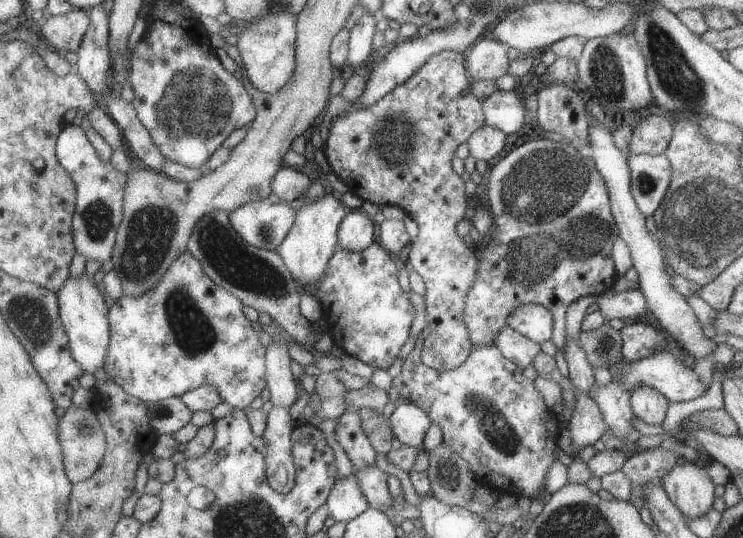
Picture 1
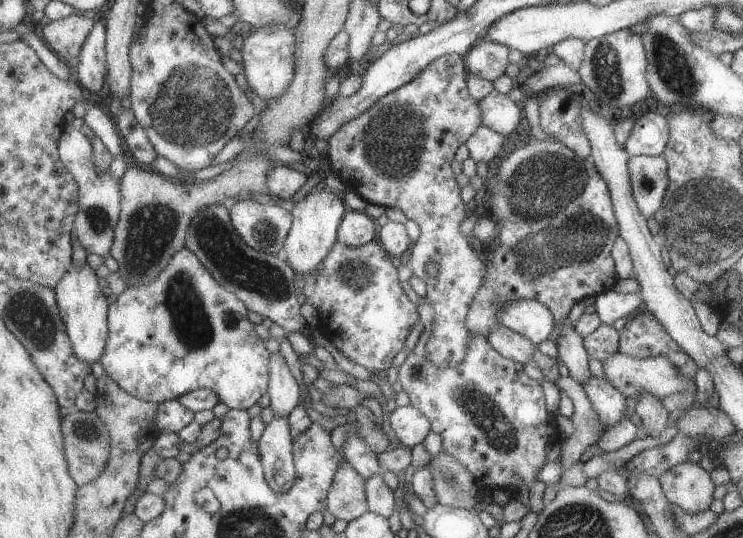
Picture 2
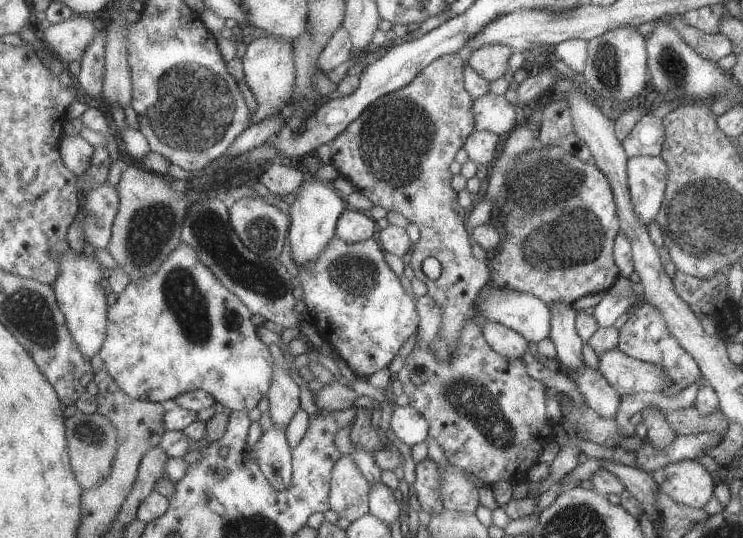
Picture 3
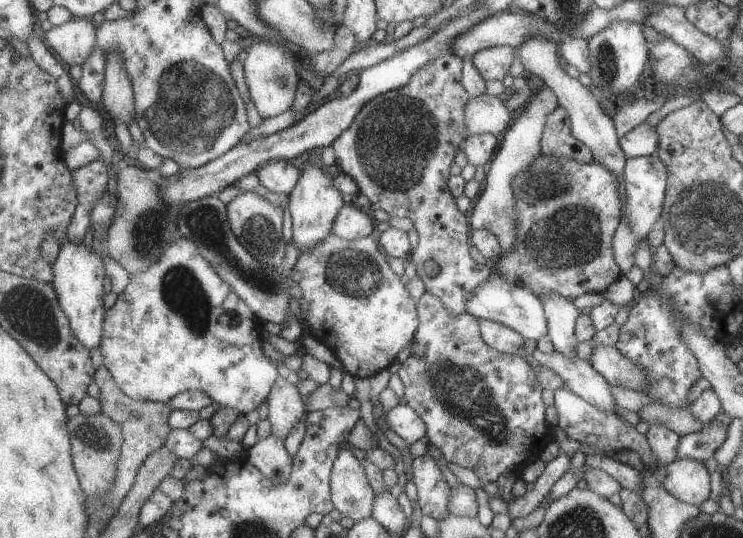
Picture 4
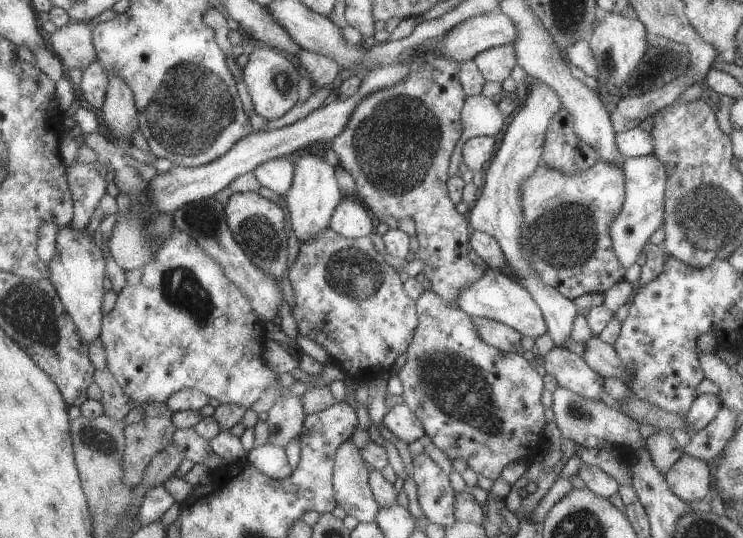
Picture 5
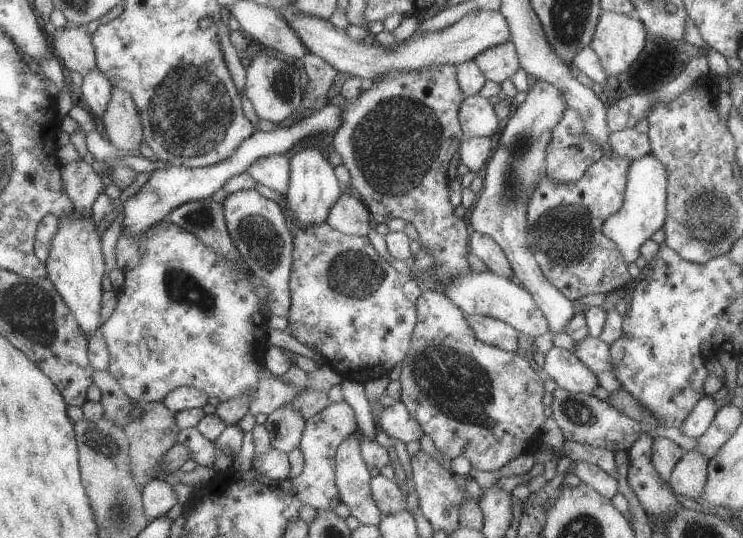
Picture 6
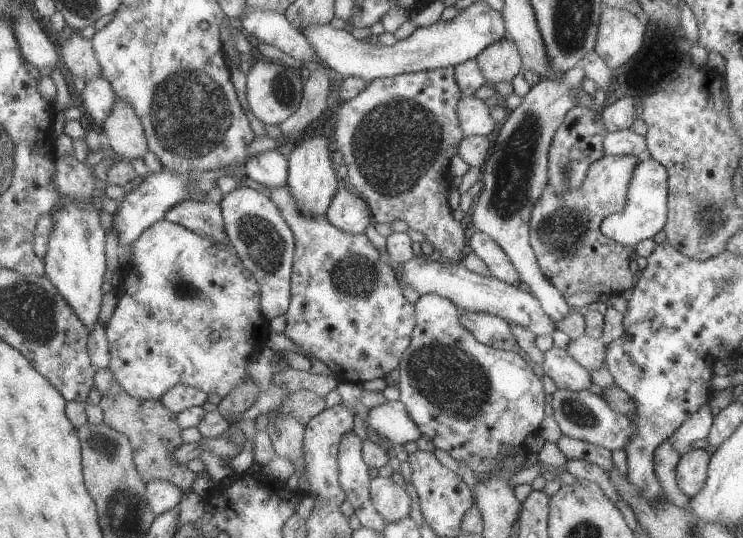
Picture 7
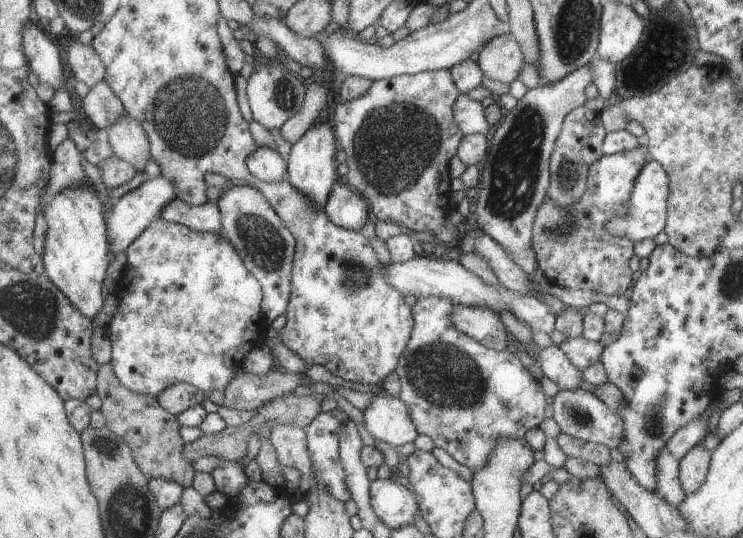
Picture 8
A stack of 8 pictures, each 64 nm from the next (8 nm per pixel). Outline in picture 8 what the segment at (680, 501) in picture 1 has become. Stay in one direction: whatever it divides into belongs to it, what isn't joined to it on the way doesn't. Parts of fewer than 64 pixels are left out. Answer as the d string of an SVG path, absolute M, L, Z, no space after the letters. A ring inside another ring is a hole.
M700 441L679 460L679 479L687 494L697 491L706 482L711 458L712 451Z

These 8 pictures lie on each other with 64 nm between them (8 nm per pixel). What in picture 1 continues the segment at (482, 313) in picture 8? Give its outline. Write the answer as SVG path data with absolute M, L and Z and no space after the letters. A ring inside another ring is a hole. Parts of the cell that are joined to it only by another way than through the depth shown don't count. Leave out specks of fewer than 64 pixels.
M508 325L493 338L493 343L507 359L513 360L522 368L526 368L532 363L535 354L541 350L537 342L522 336Z

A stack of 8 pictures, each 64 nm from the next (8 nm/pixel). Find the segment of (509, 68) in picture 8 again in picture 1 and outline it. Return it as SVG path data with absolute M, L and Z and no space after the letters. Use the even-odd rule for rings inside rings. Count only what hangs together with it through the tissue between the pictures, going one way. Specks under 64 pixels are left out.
M480 38L470 46L466 54L472 81L495 81L508 72L509 47L496 39Z

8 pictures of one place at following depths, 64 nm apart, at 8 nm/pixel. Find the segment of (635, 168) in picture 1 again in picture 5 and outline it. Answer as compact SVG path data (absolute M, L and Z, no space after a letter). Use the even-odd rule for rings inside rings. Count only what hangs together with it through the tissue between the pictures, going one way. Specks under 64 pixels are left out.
M654 154L628 157L622 162L625 172L625 201L620 214L609 224L609 235L618 260L629 268L637 262L644 245L658 228L662 227L665 211L666 167Z

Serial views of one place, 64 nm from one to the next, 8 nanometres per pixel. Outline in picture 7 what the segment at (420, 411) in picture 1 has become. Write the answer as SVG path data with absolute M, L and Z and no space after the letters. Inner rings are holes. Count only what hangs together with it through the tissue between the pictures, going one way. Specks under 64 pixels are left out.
M402 400L387 401L383 405L372 407L368 424L383 440L391 441L396 447L405 448L408 442L422 438L421 426L414 420L409 406Z

